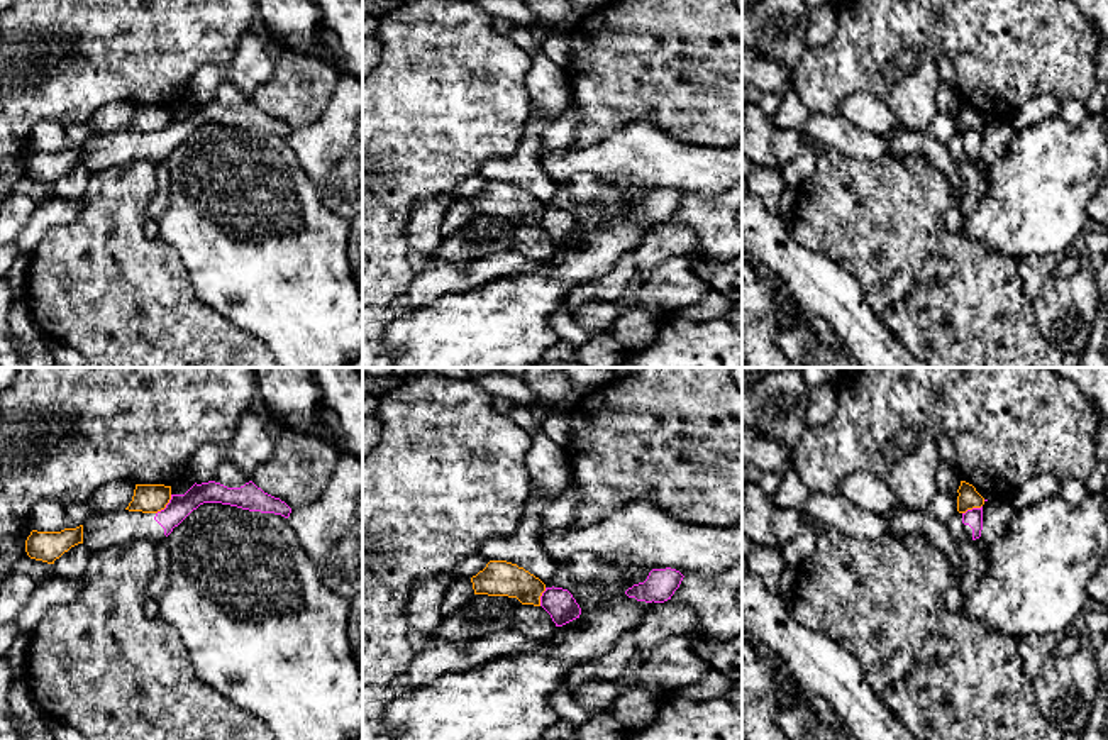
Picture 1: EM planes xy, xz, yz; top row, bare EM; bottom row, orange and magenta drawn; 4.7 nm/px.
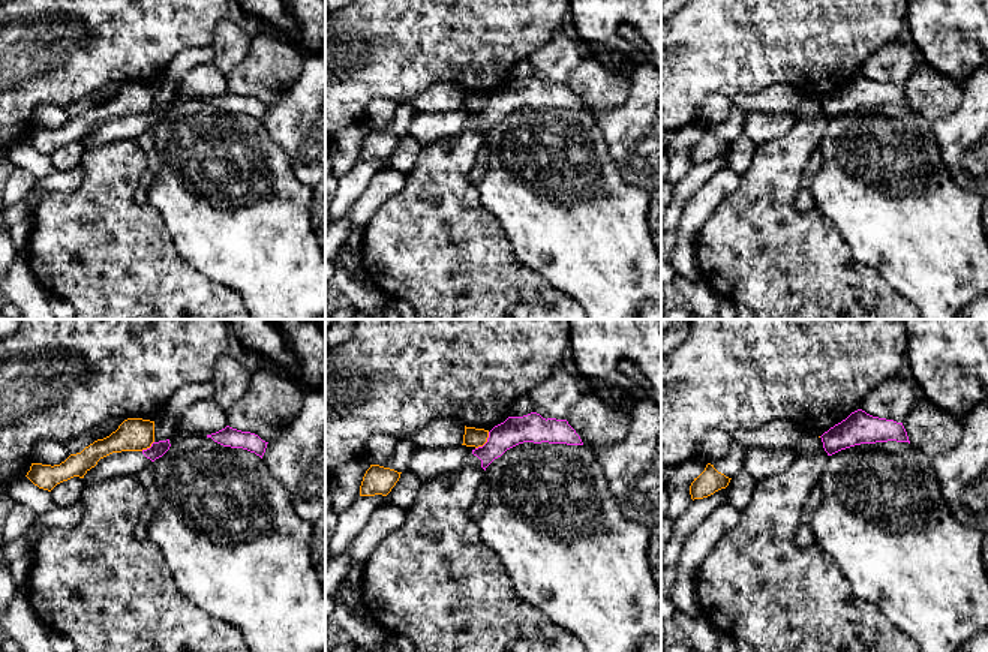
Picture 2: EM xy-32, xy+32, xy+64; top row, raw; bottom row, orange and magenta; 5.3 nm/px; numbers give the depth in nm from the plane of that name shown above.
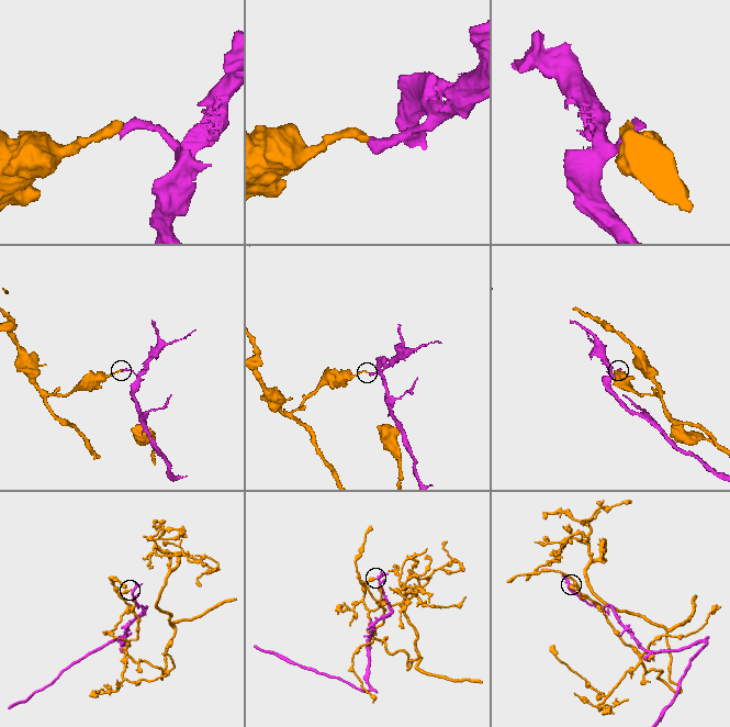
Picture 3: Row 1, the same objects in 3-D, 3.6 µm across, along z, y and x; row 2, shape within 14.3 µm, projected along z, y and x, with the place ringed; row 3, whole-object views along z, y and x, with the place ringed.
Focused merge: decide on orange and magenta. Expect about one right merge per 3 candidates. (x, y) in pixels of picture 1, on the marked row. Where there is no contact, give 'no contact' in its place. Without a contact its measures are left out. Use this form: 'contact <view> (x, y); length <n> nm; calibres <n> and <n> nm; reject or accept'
contact xy (166, 503); length 120 nm; calibres 140 and 110 nm; reject

